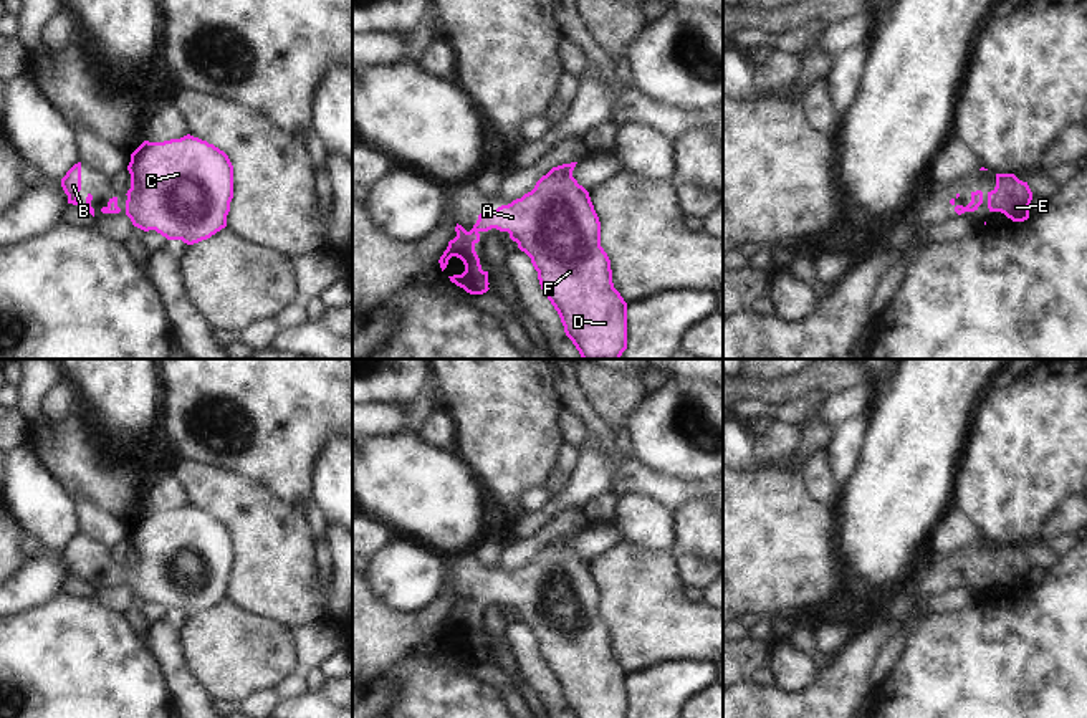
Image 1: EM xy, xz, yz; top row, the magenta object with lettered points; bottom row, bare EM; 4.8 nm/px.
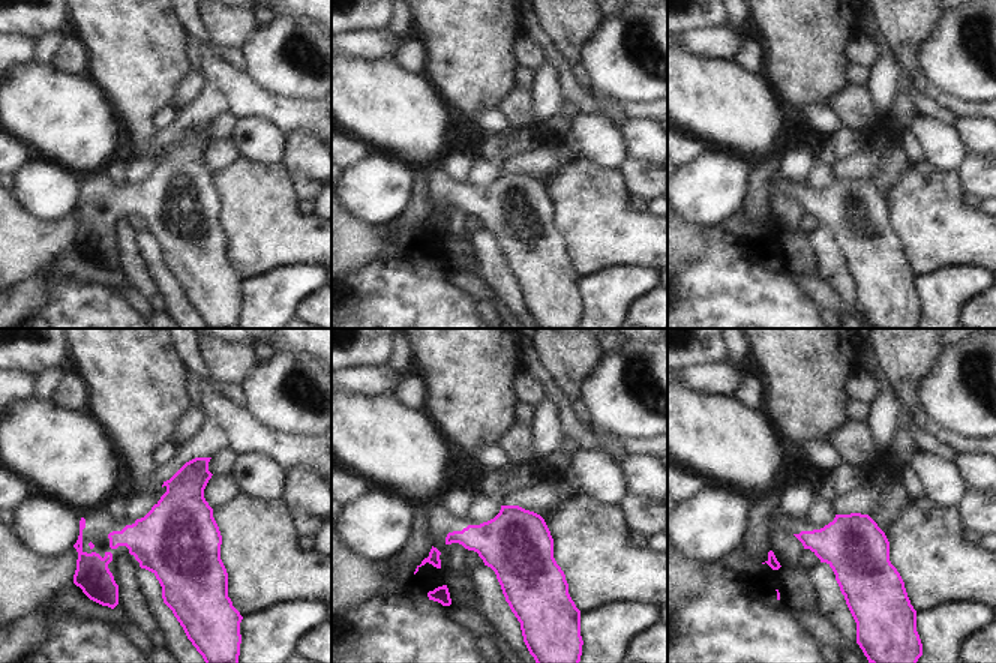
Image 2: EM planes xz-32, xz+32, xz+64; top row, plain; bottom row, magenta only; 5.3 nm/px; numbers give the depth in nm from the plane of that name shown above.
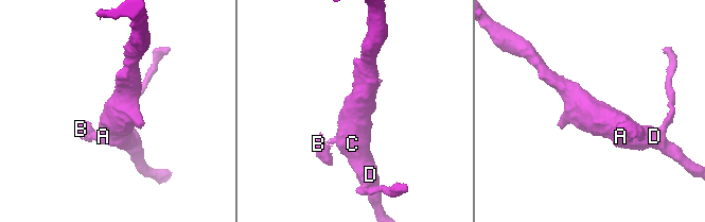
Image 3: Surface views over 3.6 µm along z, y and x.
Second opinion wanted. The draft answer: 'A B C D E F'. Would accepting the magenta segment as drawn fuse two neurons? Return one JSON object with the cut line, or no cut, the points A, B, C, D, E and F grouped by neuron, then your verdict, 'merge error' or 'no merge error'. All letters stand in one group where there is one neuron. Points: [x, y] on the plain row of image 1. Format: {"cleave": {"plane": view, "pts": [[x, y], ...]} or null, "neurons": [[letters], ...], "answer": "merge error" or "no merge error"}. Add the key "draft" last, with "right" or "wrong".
{"cleave": null, "neurons": [["A", "B", "C", "D", "E", "F"]], "answer": "no merge error", "draft": "right"}

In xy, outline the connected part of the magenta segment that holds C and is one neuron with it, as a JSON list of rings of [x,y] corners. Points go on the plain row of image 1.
[[[190,505],[164,513],[144,511],[127,536],[126,586],[132,596],[187,615],[227,597],[233,569],[228,526]]]

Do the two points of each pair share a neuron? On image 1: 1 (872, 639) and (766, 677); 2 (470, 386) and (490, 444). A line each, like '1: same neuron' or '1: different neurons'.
1: different neurons
2: same neuron

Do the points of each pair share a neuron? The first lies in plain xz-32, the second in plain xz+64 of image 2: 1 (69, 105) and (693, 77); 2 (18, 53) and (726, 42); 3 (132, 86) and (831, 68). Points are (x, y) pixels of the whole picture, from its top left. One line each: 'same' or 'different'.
1: same
2: same
3: same

